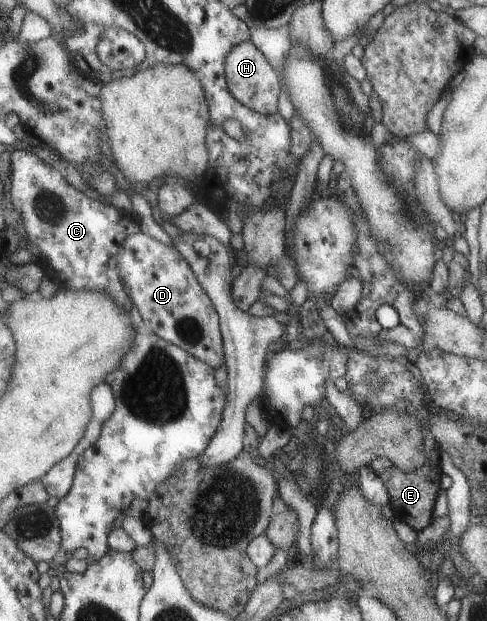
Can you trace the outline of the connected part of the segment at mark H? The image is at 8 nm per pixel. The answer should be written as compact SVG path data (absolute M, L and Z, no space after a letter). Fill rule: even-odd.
M248 39L231 49L224 61L225 77L232 96L245 107L269 115L277 112L280 95L280 78L268 61Z

